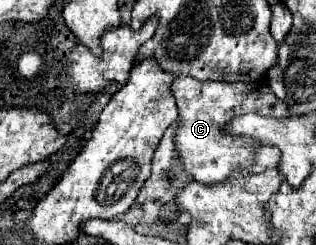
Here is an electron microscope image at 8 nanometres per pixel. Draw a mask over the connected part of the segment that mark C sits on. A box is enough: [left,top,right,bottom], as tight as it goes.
[172,76,288,184]

